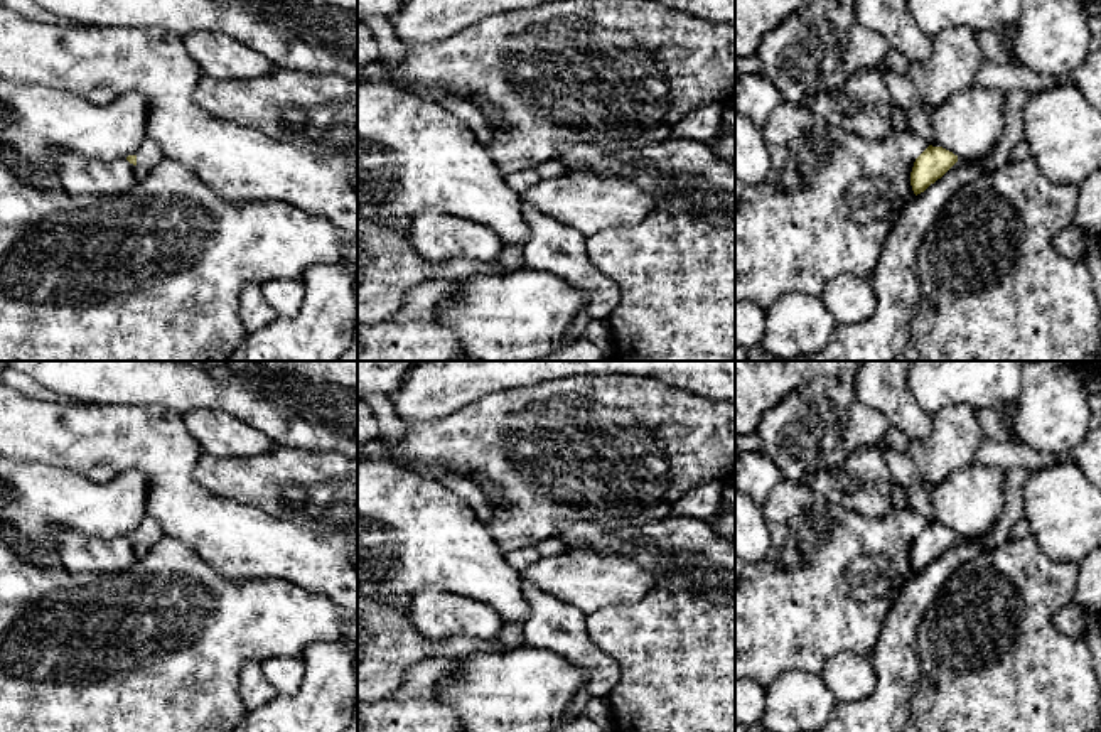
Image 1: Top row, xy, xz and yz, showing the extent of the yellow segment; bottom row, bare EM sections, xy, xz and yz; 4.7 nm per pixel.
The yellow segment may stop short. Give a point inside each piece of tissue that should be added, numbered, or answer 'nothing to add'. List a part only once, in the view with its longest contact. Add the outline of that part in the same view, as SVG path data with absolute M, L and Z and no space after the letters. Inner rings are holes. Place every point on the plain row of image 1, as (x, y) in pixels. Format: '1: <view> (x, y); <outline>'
1: xy (149, 532); M148 514L142 519L135 533L137 543L147 548L153 546L164 536L162 525Z

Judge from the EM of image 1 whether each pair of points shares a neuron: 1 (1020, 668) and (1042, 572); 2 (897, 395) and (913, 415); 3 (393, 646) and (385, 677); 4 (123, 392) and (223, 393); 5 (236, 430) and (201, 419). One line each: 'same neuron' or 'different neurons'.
1: same neuron
2: same neuron
3: same neuron
4: same neuron
5: same neuron

